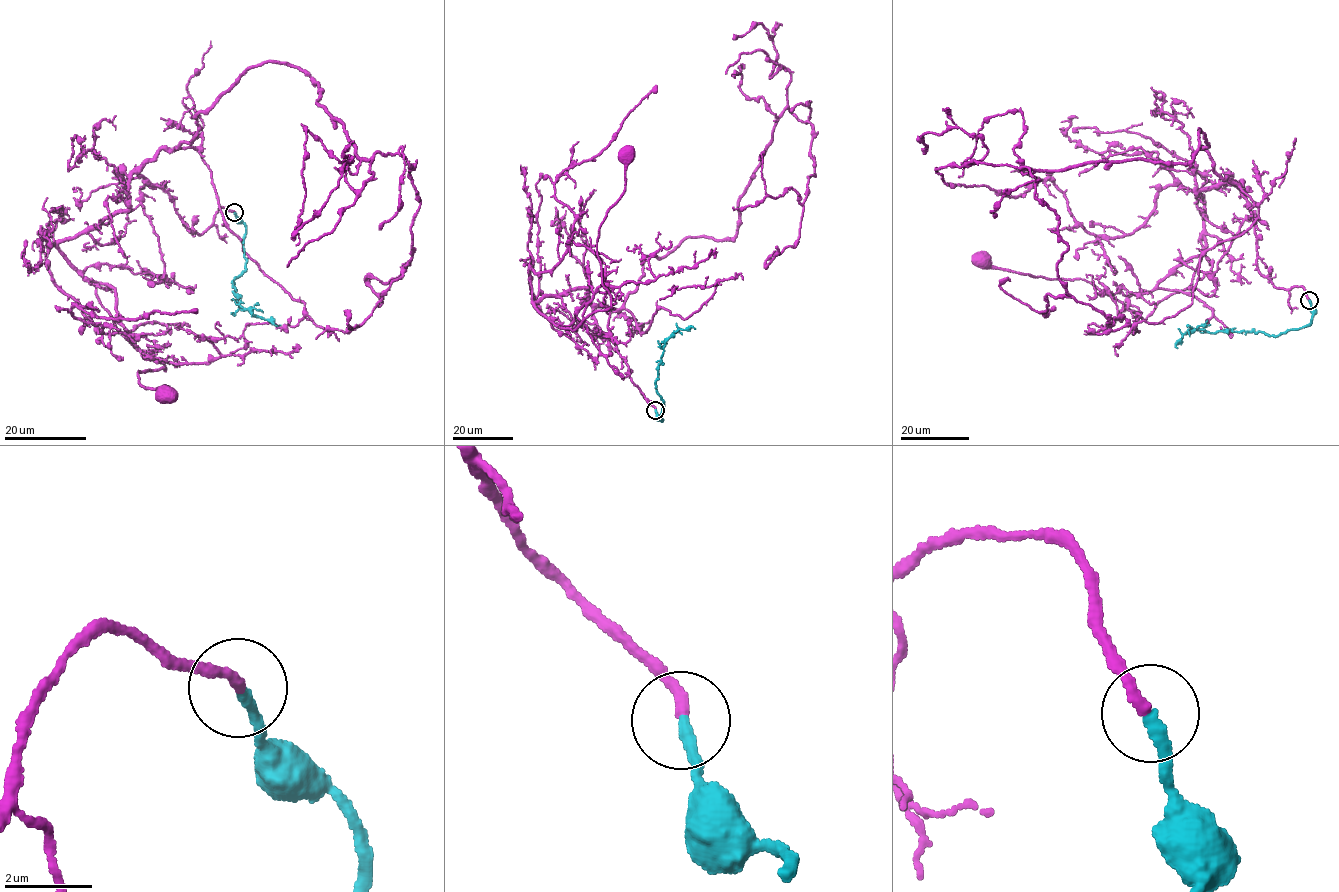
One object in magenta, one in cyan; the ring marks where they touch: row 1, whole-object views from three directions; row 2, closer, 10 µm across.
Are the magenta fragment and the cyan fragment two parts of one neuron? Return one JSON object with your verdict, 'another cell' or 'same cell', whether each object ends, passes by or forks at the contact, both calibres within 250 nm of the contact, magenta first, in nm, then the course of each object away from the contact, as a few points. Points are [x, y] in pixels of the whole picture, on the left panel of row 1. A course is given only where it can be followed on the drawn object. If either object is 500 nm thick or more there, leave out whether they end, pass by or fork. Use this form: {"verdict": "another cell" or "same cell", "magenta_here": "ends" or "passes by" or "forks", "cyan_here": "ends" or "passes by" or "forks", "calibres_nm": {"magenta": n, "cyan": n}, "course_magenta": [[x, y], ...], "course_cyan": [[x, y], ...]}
{"verdict": "same cell", "magenta_here": "ends", "cyan_here": "ends", "calibres_nm": {"magenta": 240, "cyan": 280}, "course_magenta": [[234, 212], [194, 233], [134, 171], [127, 208], [57, 245], [162, 362], [138, 383], [167, 397]], "course_cyan": [[234, 212], [244, 224], [242, 245], [246, 260], [245, 270], [235, 278], [234, 296], [241, 310], [280, 325]]}

